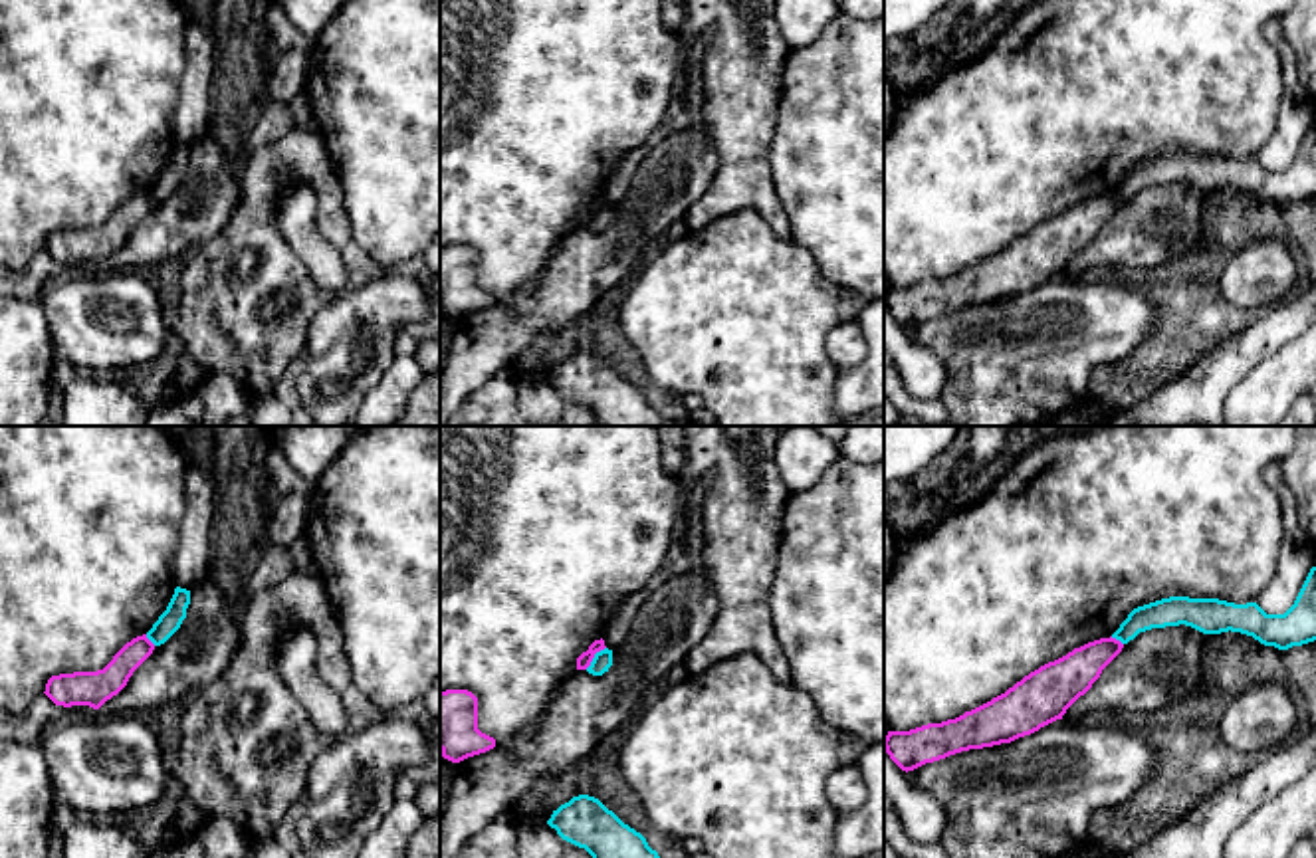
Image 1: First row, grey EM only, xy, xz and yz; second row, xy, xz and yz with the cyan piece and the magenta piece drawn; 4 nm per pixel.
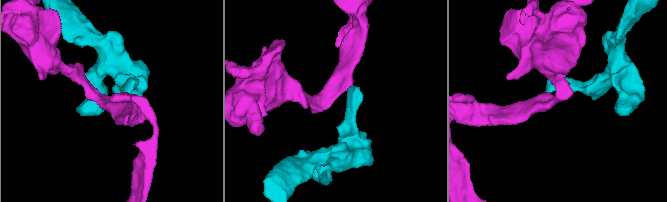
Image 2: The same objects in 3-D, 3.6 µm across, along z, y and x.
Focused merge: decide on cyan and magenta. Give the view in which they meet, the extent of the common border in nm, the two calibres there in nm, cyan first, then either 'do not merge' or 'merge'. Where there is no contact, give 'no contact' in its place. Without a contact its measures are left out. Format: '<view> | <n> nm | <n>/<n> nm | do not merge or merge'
xz | 130 nm | 80/60 nm | do not merge

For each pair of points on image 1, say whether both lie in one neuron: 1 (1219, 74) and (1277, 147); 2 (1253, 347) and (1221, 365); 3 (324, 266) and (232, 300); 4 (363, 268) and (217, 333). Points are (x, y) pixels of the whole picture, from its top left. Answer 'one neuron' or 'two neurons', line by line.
1: two neurons
2: one neuron
3: two neurons
4: one neuron

